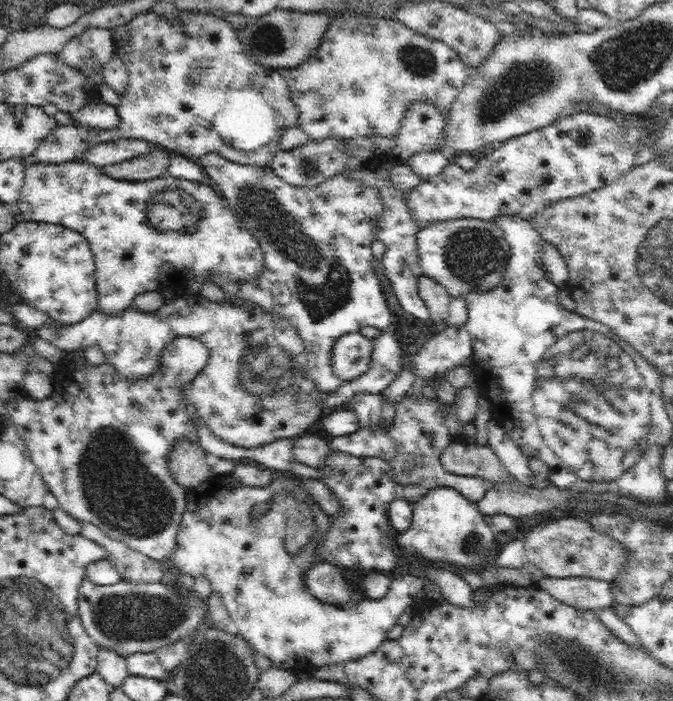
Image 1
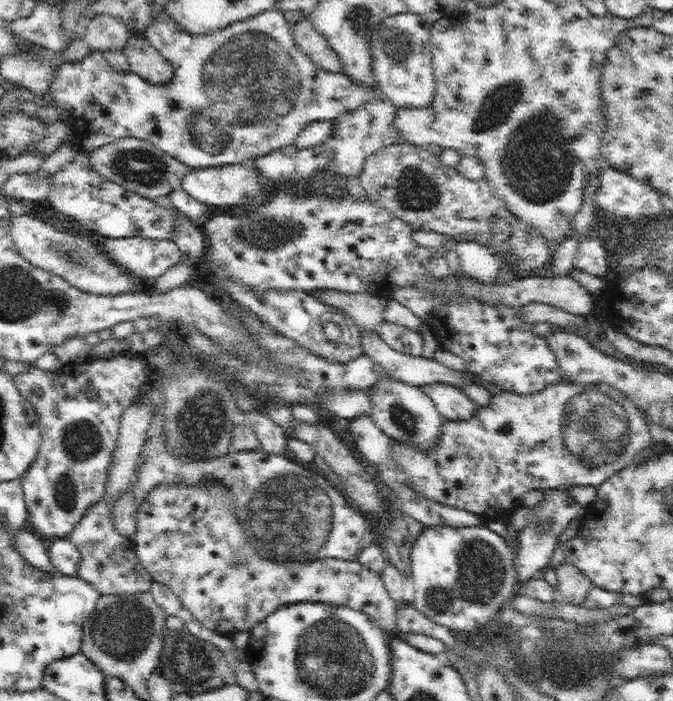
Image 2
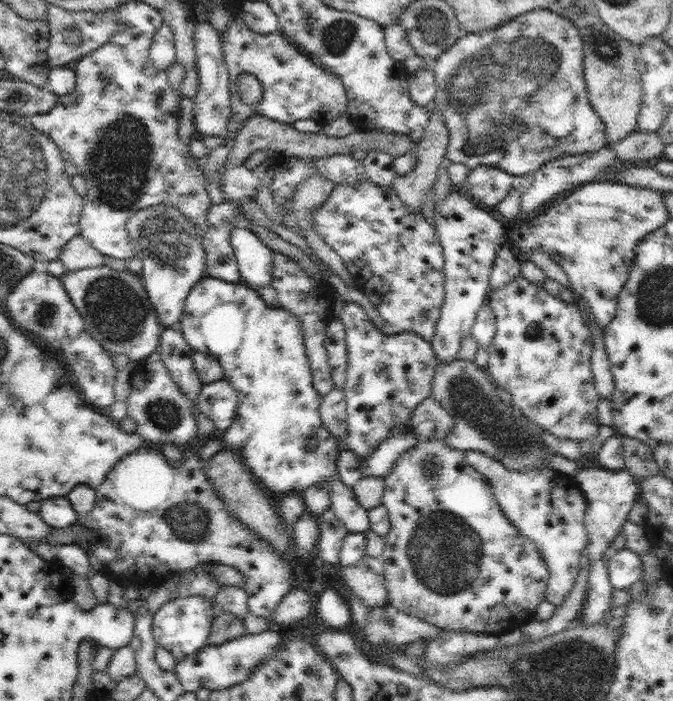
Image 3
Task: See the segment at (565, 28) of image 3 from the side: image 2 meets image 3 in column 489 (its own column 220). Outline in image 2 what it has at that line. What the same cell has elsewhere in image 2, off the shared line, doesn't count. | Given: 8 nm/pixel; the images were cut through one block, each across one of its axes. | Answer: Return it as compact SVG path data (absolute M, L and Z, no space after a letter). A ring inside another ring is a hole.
M280 10L262 12L206 35L190 35L182 31L170 16L154 20L143 33L173 67L175 76L170 83L151 84L136 73L116 71L100 51L91 50L82 60L64 62L58 68L47 94L50 100L70 111L75 147L92 152L112 142L135 137L149 141L190 168L247 164L278 148L295 145L298 133L309 122L334 121L346 112L364 108L382 95L377 87L360 85L342 72L316 68L314 62L300 52L287 13Z

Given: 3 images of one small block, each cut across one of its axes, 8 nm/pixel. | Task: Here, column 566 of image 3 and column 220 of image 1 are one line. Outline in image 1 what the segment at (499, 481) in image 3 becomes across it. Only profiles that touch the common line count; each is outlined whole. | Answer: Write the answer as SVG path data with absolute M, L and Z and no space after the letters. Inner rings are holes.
M290 471L288 472L273 472L273 482L265 488L262 487L250 487L244 485L238 481L238 478L232 474L226 476L215 476L212 474L205 482L202 482L198 487L190 488L186 490L187 500L186 509L180 523L177 532L177 548L170 558L166 560L158 560L162 570L167 571L170 568L179 570L182 574L190 574L196 578L197 576L204 576L214 592L220 593L224 605L226 605L227 612L232 621L236 623L238 633L244 637L253 648L254 651L259 654L266 655L266 658L272 661L274 667L281 669L291 670L295 674L302 672L312 672L318 667L343 663L352 659L359 659L361 656L366 656L371 652L377 650L381 642L387 639L388 631L398 625L399 618L403 615L406 608L412 607L412 602L418 596L418 594L424 590L424 582L418 576L412 574L402 575L401 577L392 580L389 586L389 591L386 592L386 596L382 599L370 599L362 597L357 600L357 603L345 604L346 608L340 608L339 606L332 606L330 603L326 604L319 598L316 598L310 588L305 582L305 572L314 564L314 561L324 561L322 557L322 548L324 548L324 540L326 540L326 534L328 534L329 523L331 518L328 514L322 511L320 505L314 503L312 495L306 489L302 489L302 479L298 476L294 476Z

